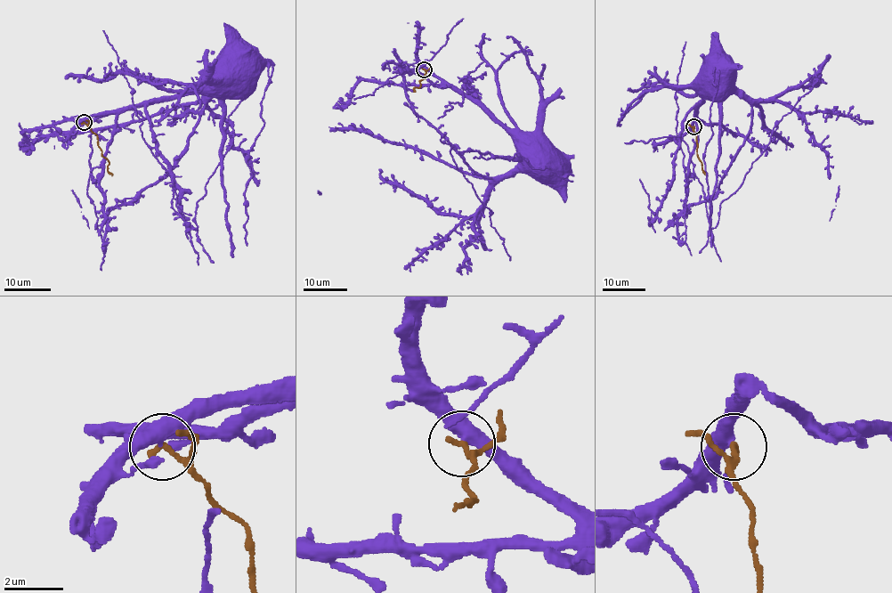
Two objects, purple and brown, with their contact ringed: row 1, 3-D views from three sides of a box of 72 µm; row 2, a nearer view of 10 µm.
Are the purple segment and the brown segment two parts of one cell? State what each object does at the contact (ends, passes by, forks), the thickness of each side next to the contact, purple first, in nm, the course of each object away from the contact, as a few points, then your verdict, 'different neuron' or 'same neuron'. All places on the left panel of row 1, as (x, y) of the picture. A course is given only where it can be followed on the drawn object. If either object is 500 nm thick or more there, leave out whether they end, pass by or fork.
purple passes by; brown ends there; 440 nm thick on the purple side, 200 nm on the other; purple runs (83, 123), (97, 115), (174, 100), (206, 84), (219, 81); brown runs (84, 123), (96, 135), (98, 147), (109, 162), (108, 171), (112, 175); different neuron

